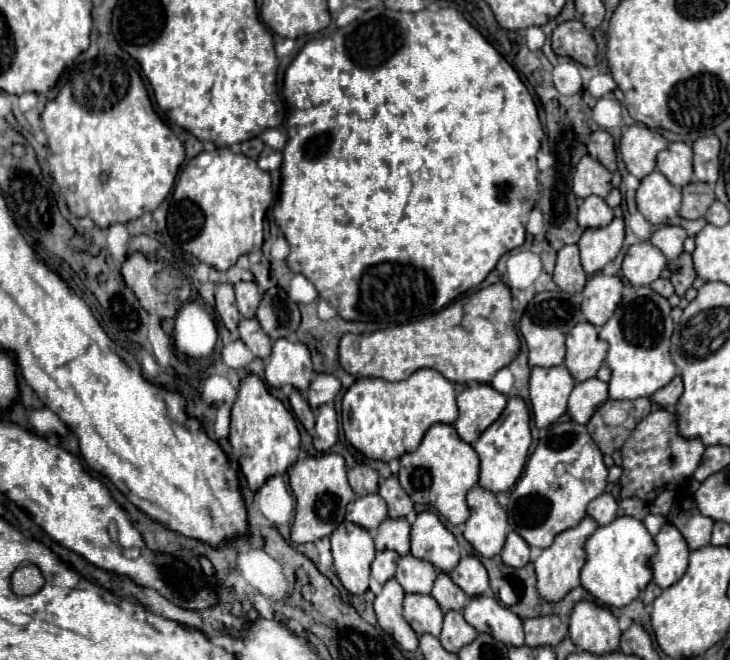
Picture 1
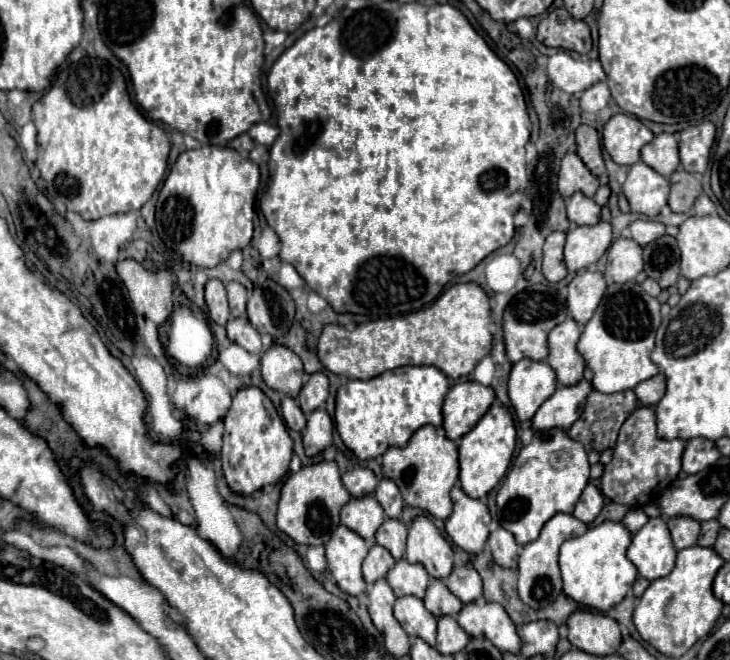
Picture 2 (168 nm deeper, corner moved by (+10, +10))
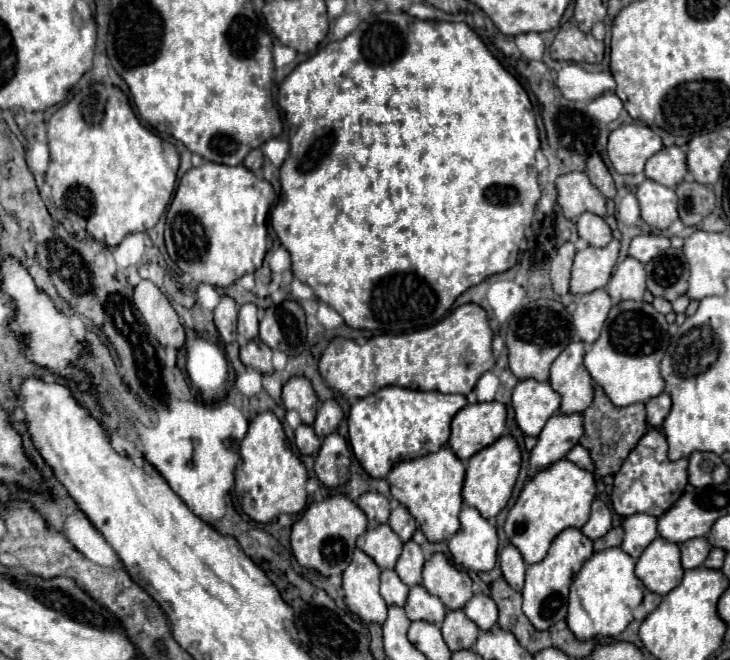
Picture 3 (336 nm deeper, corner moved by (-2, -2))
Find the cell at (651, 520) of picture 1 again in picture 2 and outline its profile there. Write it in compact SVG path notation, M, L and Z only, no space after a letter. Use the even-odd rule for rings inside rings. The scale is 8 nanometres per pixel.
M642 508L628 512L628 514L624 516L624 520L622 520L622 524L624 524L632 534L636 534L636 532L646 524L646 522L648 522L648 516L644 514Z

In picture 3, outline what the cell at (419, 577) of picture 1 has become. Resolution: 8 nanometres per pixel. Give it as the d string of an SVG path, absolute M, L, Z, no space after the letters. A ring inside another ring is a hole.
M412 586L410 588L408 602L406 602L404 610L412 622L424 620L424 622L430 622L436 626L440 626L444 622L444 616L446 616L446 608L440 602L440 598L428 594L424 586Z

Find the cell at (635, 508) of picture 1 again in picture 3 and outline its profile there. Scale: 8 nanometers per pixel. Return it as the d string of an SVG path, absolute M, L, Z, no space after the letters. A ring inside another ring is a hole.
M616 526L616 528L612 528L604 538L596 540L596 542L594 542L594 548L596 548L596 550L606 550L606 548L620 546L620 544L622 544L622 538L624 538L624 530L622 530L622 526Z

